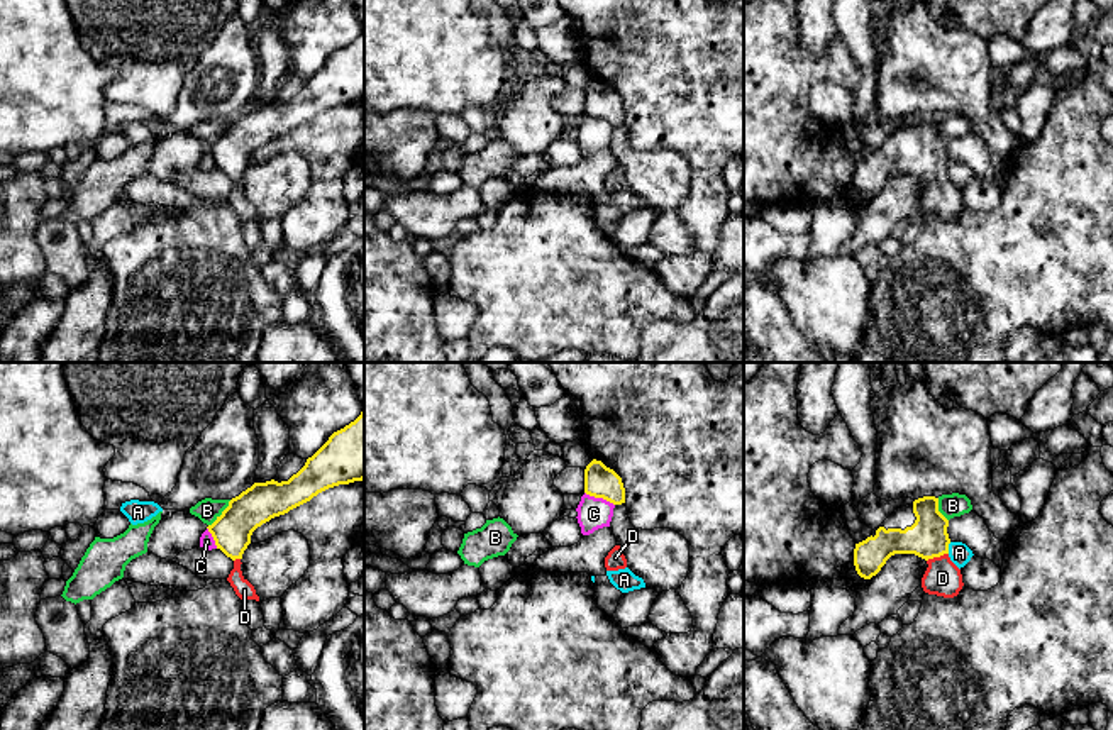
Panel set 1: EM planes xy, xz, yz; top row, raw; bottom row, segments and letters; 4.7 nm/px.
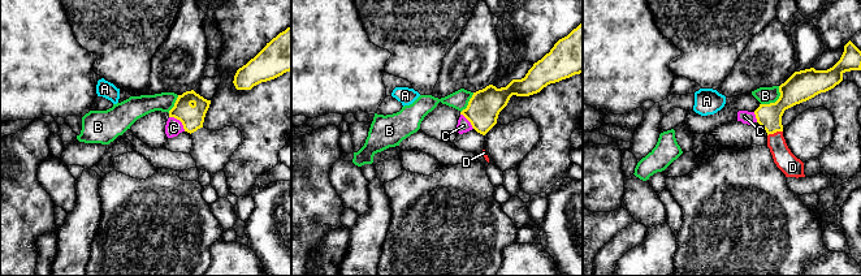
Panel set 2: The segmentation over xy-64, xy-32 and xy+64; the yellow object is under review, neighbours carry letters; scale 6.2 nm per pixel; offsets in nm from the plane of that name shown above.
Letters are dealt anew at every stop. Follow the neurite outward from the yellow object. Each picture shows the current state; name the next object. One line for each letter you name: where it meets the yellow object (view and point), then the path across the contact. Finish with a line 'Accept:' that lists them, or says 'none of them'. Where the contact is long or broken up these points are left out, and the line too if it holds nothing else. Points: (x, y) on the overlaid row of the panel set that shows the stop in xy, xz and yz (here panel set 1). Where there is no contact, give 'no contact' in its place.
D: contact yz (937, 556); way yz (927, 537), (937, 556), (942, 578)
Accept: D

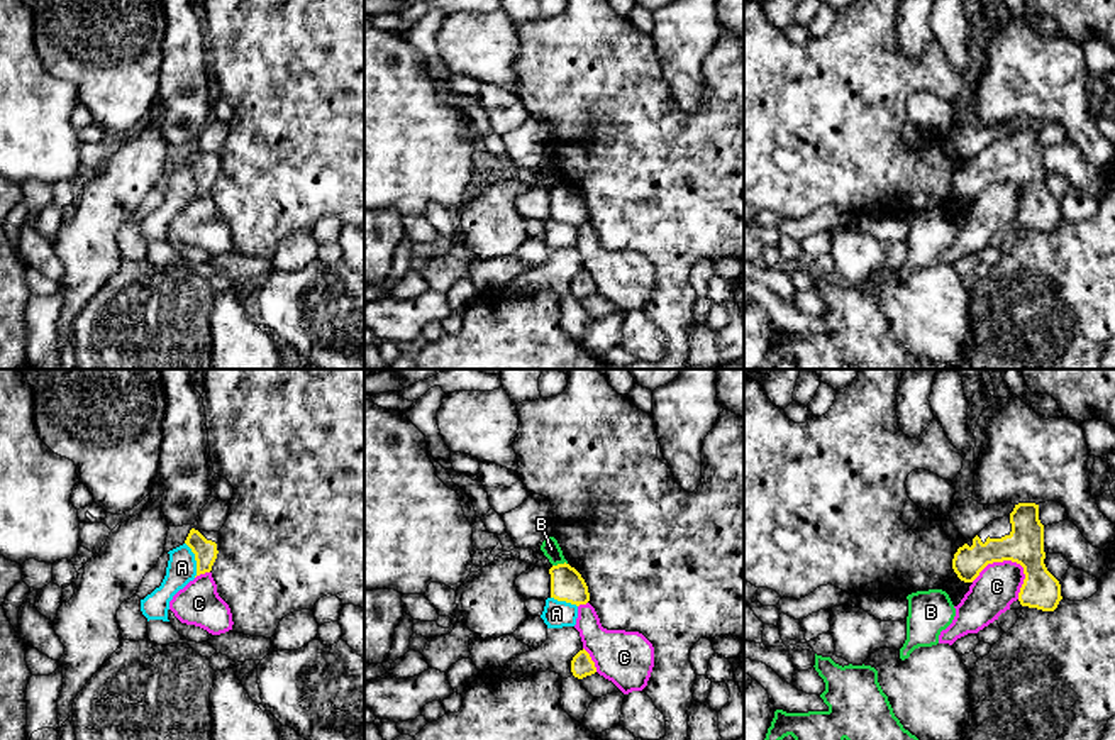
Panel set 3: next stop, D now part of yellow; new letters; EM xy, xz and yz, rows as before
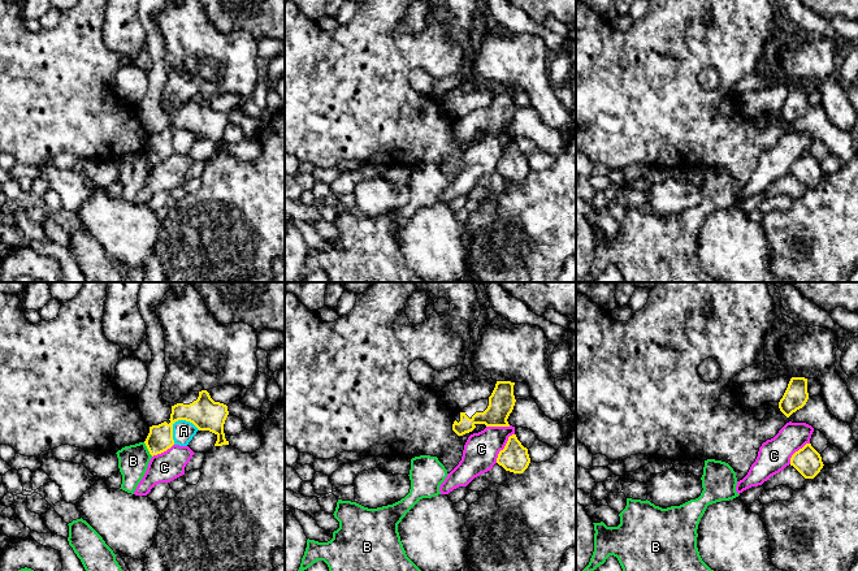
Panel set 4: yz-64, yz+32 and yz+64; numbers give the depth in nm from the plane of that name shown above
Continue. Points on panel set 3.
Accept: none of them

